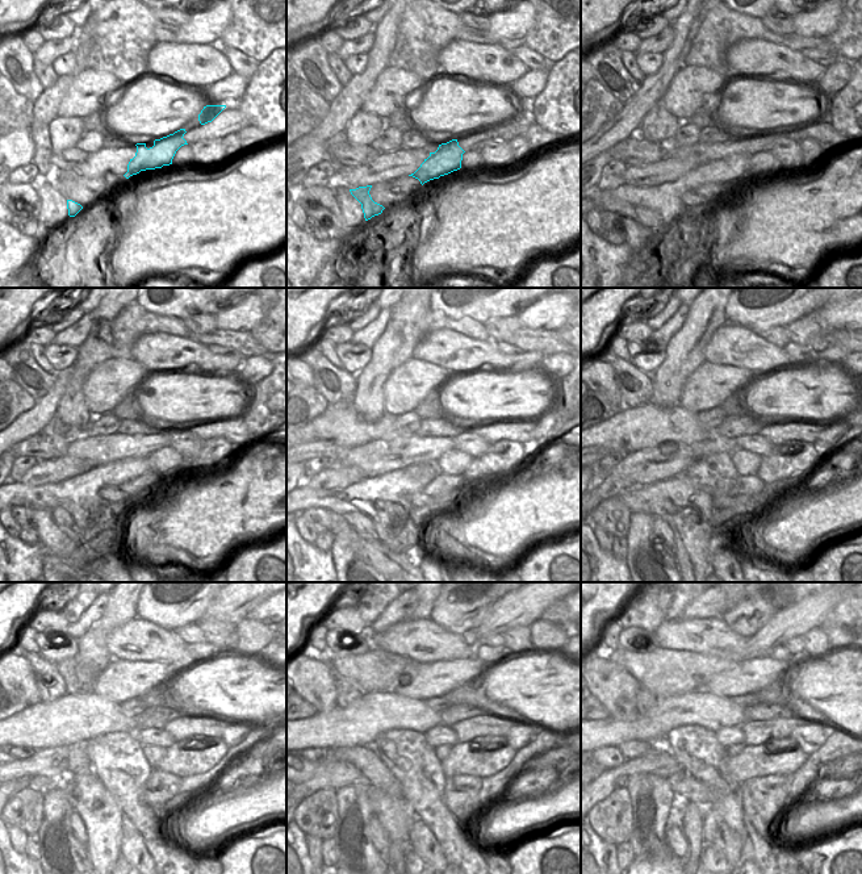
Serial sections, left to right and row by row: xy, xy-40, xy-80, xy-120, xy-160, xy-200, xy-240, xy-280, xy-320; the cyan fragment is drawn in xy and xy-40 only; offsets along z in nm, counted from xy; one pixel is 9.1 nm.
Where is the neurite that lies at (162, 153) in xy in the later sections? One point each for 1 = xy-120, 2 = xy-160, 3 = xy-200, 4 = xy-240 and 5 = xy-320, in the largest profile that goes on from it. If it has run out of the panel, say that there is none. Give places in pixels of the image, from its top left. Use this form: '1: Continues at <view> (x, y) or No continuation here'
1: Continues at xy-120 (79, 496)
2: Continues at xy-160 (385, 500)
3: Continues at xy-200 (685, 504)
4: Continues at xy-240 (87, 795)
5: Continues at xy-320 (682, 804)

